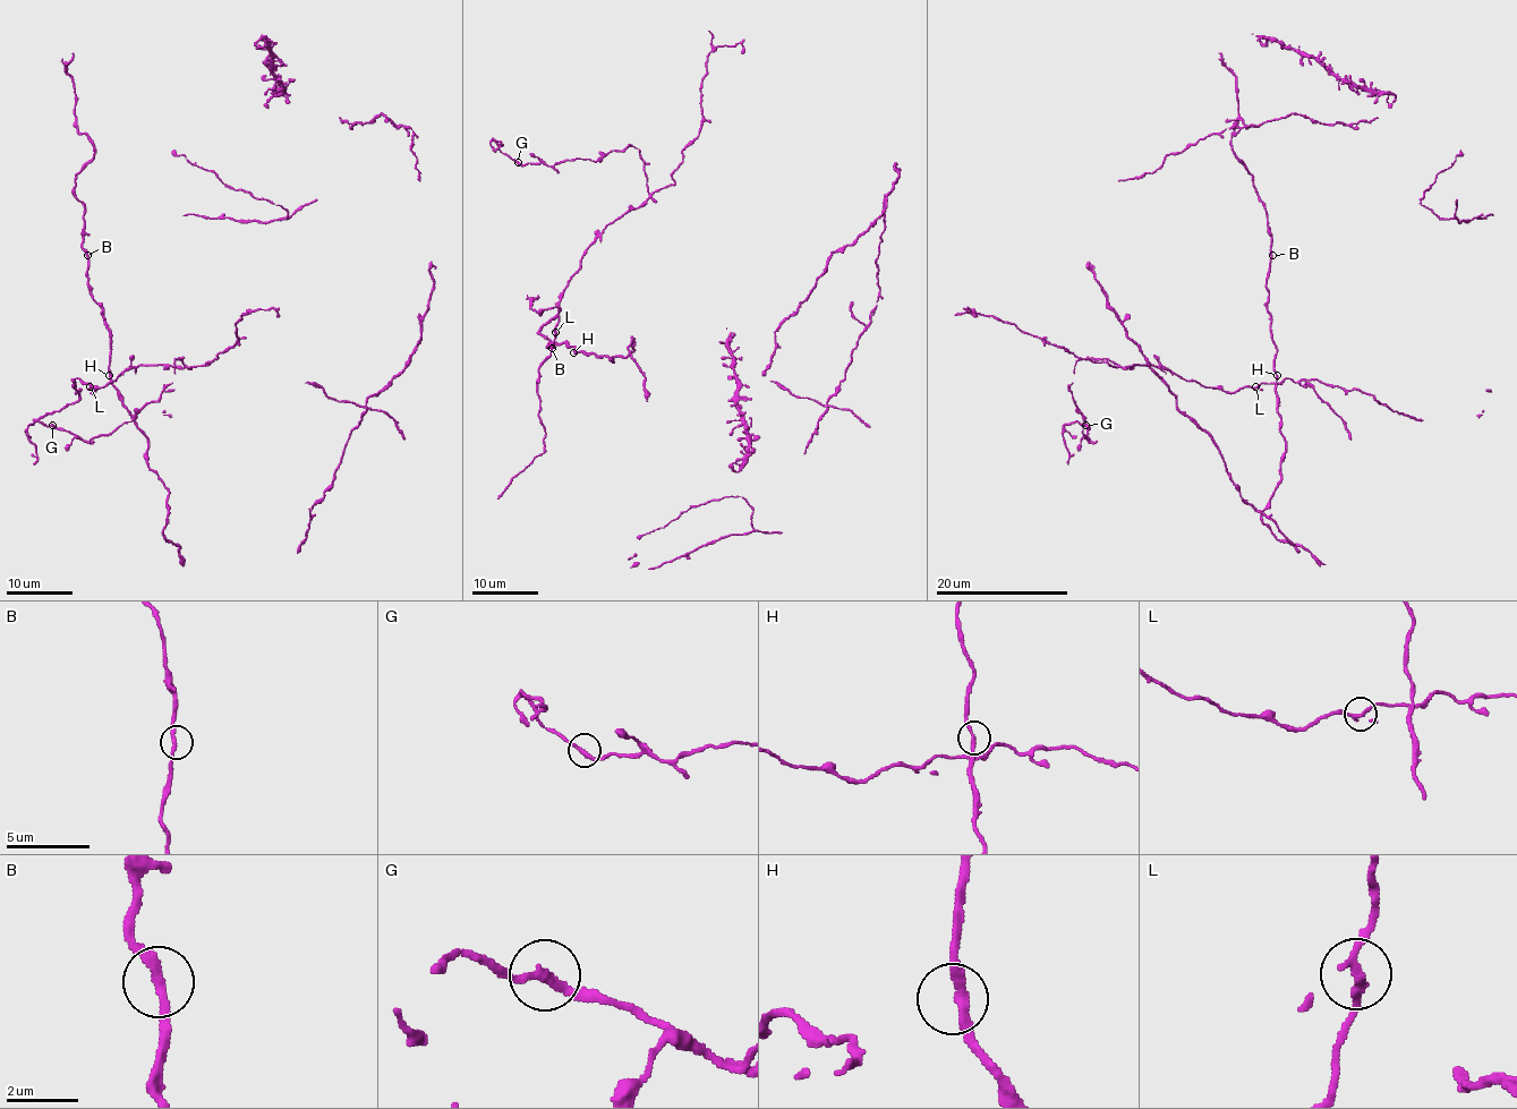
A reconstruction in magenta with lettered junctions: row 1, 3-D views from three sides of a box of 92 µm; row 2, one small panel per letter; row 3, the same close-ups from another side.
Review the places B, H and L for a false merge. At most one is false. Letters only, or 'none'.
none

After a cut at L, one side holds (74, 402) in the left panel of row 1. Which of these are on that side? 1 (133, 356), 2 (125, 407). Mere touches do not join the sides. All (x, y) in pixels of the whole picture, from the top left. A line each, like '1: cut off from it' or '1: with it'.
1: with it
2: cut off from it

